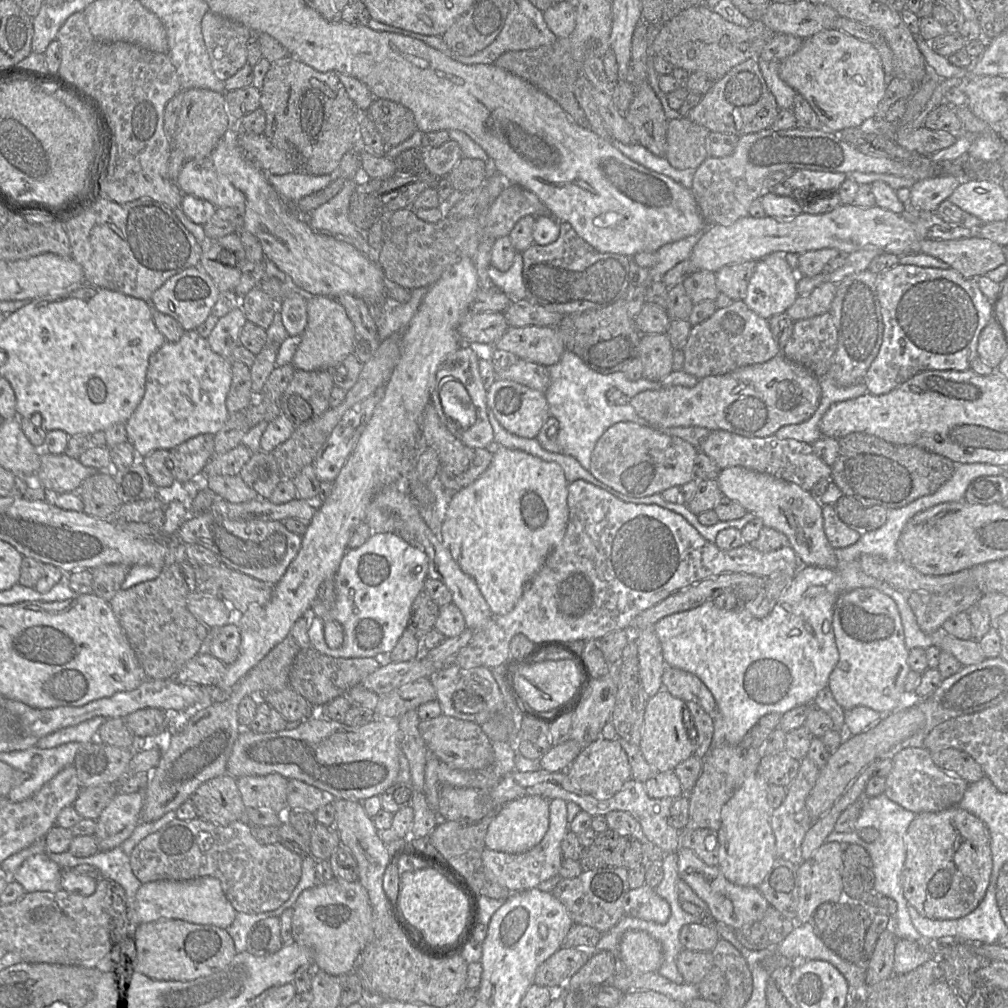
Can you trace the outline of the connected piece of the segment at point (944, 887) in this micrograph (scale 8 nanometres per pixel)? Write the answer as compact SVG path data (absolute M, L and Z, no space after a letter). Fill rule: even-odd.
M957 805L936 812L921 812L910 823L904 836L904 843L906 847L906 859L902 871L902 888L909 906L913 906L924 917L938 920L958 919L966 916L978 907L986 894L993 867L991 836L987 826L981 819Z

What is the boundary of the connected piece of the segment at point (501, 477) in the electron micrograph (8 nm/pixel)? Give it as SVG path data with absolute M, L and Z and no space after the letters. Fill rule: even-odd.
M499 447L489 467L474 482L452 493L439 538L462 571L475 580L493 615L505 615L513 609L527 582L564 537L569 520L568 484L559 464Z

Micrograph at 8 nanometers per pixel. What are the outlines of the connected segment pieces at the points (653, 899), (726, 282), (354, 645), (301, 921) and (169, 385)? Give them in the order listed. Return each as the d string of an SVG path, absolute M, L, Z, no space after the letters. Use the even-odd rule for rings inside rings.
M647 884L630 889L624 897L624 916L664 924L670 913L669 903Z
M747 261L731 264L718 270L715 275L719 292L725 294L733 301L744 300L756 264L757 261Z
M372 533L367 541L358 548L348 549L339 565L339 568L335 574L335 588L336 588L336 603L330 611L330 616L338 621L344 631L344 640L342 645L339 648L333 649L330 648L325 642L324 638L324 621L320 617L315 617L314 614L308 614L311 616L311 620L309 620L309 628L308 635L311 642L311 648L317 650L318 652L334 657L334 658L367 658L367 657L375 657L377 655L389 655L389 653L396 646L399 638L403 634L404 630L407 628L410 610L413 601L417 597L417 595L424 588L424 581L428 578L428 556L424 551L414 547L406 540L398 536L394 533Z
M335 877L325 884L304 890L293 906L292 935L296 943L311 951L315 969L333 976L350 974L354 971L362 951L375 939L372 908L367 890L359 881L347 882Z
M196 330L185 331L177 342L165 341L164 344L149 357L149 364L145 381L145 392L143 398L125 423L127 441L129 441L133 445L136 453L138 454L138 457L143 458L157 449L170 450L173 447L188 440L189 438L192 438L199 434L209 433L214 435L215 433L217 433L223 427L229 416L229 412L227 411L225 403L226 396L230 388L231 379L231 359L225 358L215 353L211 349L207 339L201 337Z

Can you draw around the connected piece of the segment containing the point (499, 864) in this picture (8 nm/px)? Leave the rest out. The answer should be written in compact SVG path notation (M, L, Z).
M554 798L549 801L549 825L541 842L532 849L519 854L510 854L485 848L482 852L482 863L487 876L496 881L510 893L527 891L559 873L562 862L561 843L568 831L566 801Z

